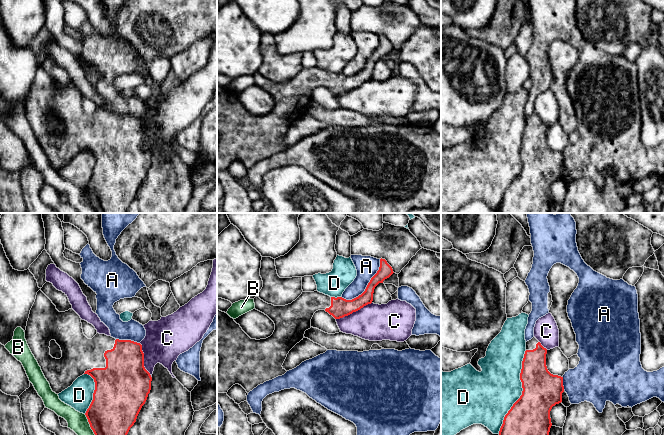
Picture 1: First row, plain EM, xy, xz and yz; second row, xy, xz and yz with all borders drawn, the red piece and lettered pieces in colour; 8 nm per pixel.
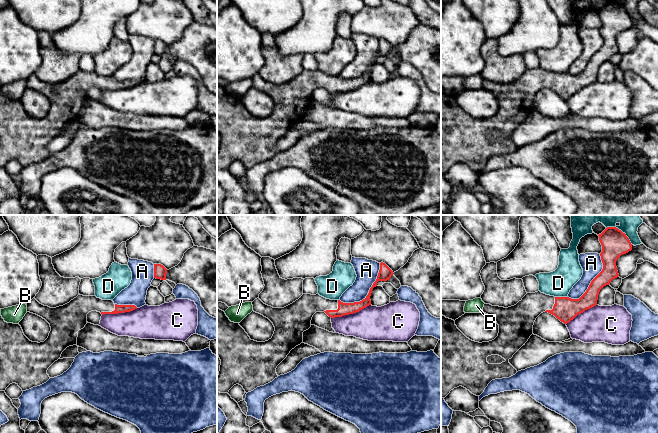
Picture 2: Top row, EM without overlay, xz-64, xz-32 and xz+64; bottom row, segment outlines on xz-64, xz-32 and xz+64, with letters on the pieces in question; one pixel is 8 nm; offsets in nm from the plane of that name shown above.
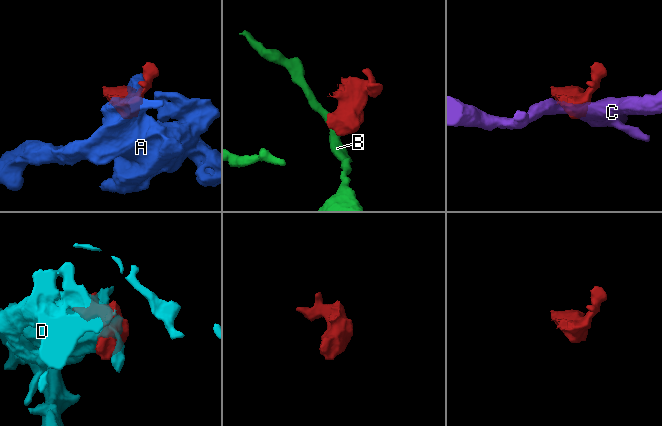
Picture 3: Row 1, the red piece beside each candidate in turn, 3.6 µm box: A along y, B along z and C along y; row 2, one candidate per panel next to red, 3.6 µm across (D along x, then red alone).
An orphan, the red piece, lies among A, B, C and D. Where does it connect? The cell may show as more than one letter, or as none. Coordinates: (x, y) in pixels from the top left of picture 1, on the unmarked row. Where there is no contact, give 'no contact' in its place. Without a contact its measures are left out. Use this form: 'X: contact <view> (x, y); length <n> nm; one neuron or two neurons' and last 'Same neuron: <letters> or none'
A: contact xz (367, 62); length 440 nm; two neurons
B: contact xy (90, 201); length 200 nm; two neurons
C: contact xz (353, 87); length 320 nm; two neurons
D: contact yz (522, 168); length 700 nm; two neurons
Same neuron: none

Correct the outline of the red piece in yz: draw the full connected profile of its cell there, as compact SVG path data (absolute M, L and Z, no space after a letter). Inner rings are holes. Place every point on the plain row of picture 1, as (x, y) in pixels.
M535 113L526 118L520 149L522 171L505 191L499 207L500 213L549 213L552 202L550 187L553 182L562 178L564 162L563 153L548 147L546 130L547 125Z

